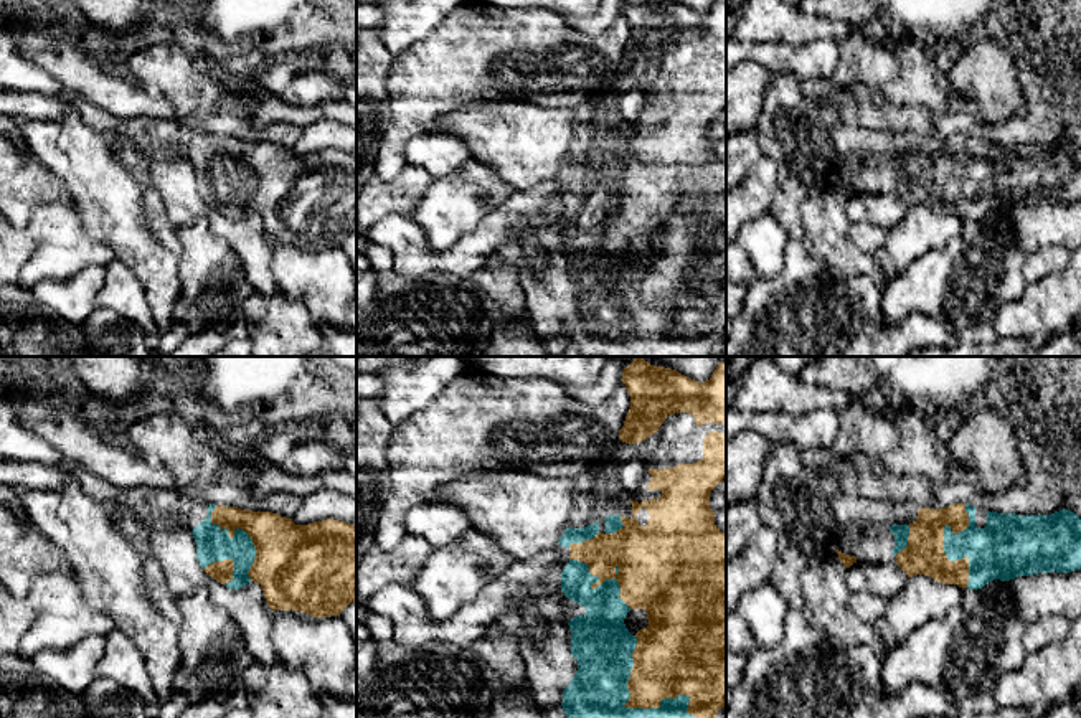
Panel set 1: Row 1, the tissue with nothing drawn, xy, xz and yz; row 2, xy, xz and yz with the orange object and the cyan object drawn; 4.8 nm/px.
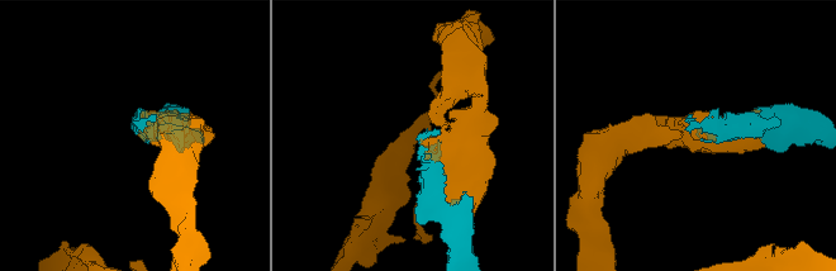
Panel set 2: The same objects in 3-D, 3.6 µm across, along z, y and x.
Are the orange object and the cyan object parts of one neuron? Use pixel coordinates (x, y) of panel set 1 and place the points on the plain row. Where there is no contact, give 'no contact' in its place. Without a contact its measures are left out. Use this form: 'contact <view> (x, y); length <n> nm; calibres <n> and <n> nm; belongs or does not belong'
contact xz (639, 337); length 550 nm; calibres 320 and 320 nm; belongs

